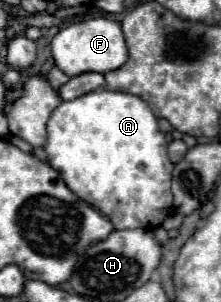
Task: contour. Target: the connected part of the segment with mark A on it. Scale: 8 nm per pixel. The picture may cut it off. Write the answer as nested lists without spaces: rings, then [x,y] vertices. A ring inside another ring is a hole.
[[[96,89],[92,93],[86,93],[82,97],[76,97],[72,101],[62,101],[56,111],[52,113],[50,121],[48,121],[48,141],[46,141],[46,147],[44,151],[48,153],[48,163],[60,171],[64,183],[68,185],[68,189],[72,193],[76,193],[80,199],[84,199],[86,203],[98,207],[102,213],[106,213],[114,225],[114,229],[148,229],[148,227],[158,227],[170,213],[172,213],[172,191],[170,191],[170,179],[172,179],[172,163],[168,159],[168,153],[166,153],[166,137],[164,133],[160,131],[158,127],[158,119],[152,111],[152,105],[144,99],[140,99],[138,95],[128,95],[128,93],[114,93],[114,91],[108,91],[108,89]]]

